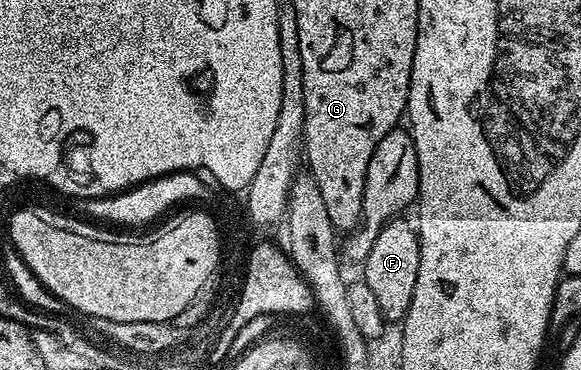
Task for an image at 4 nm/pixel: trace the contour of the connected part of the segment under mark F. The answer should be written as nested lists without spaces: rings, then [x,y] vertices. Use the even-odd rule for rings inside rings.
[[[393,219],[386,222],[378,239],[374,239],[374,247],[370,247],[370,255],[362,263],[362,279],[374,291],[374,299],[378,299],[380,313],[385,322],[403,322],[408,313],[410,299],[414,299],[414,283],[418,283],[418,263],[420,262],[420,234],[417,226],[405,219]]]

